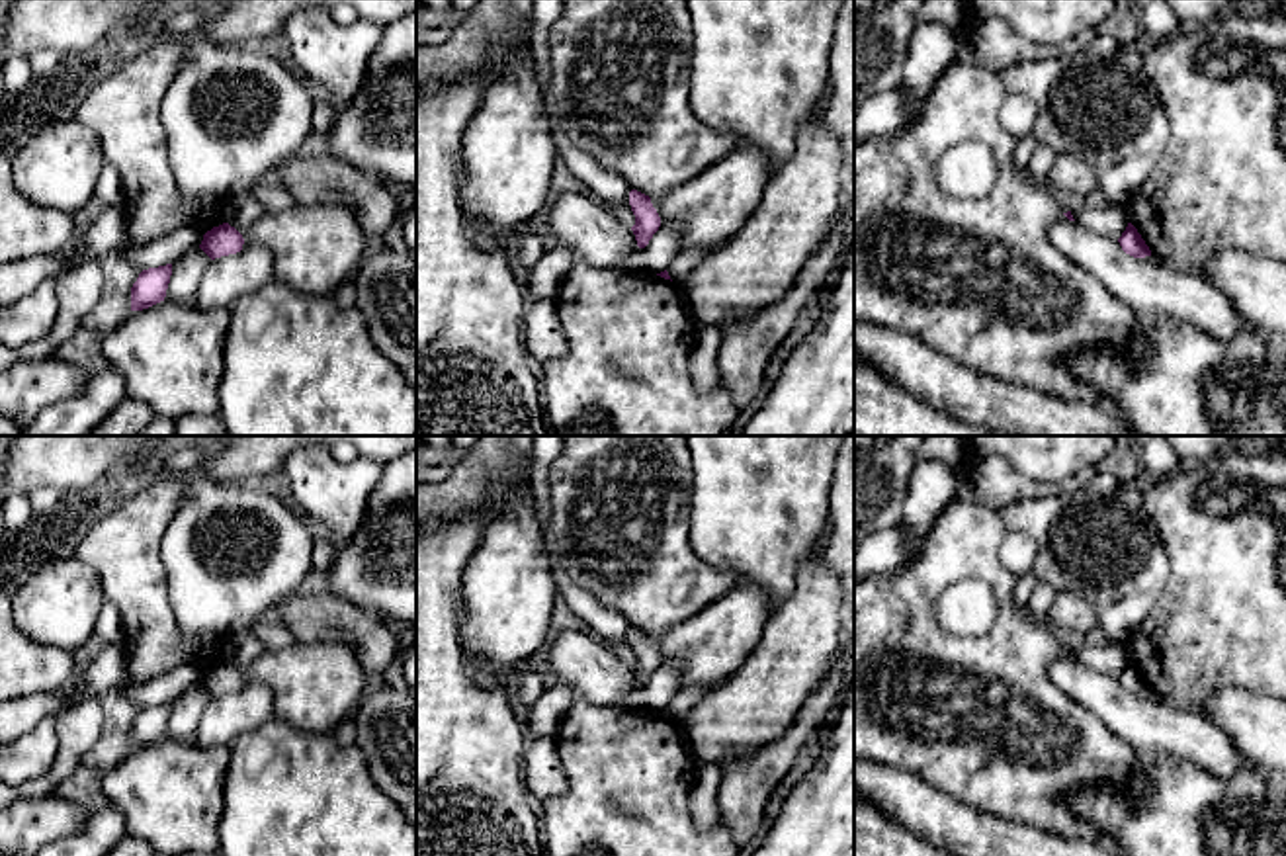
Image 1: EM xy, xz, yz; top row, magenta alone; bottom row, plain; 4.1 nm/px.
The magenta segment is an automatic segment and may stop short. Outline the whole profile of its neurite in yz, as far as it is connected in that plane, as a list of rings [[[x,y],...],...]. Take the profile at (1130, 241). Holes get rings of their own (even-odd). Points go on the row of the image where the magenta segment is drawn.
[[[1128,223],[1118,242],[1122,250],[1134,258],[1151,256],[1149,246],[1145,244],[1145,240],[1141,238],[1141,235],[1137,233],[1137,229],[1132,223]]]

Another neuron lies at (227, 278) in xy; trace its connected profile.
[[[244,242],[236,254],[211,260],[193,303],[201,311],[231,309],[240,297],[274,279],[274,256],[260,244]]]

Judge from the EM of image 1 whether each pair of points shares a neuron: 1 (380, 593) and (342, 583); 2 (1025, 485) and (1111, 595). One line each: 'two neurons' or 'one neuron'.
1: one neuron
2: two neurons

